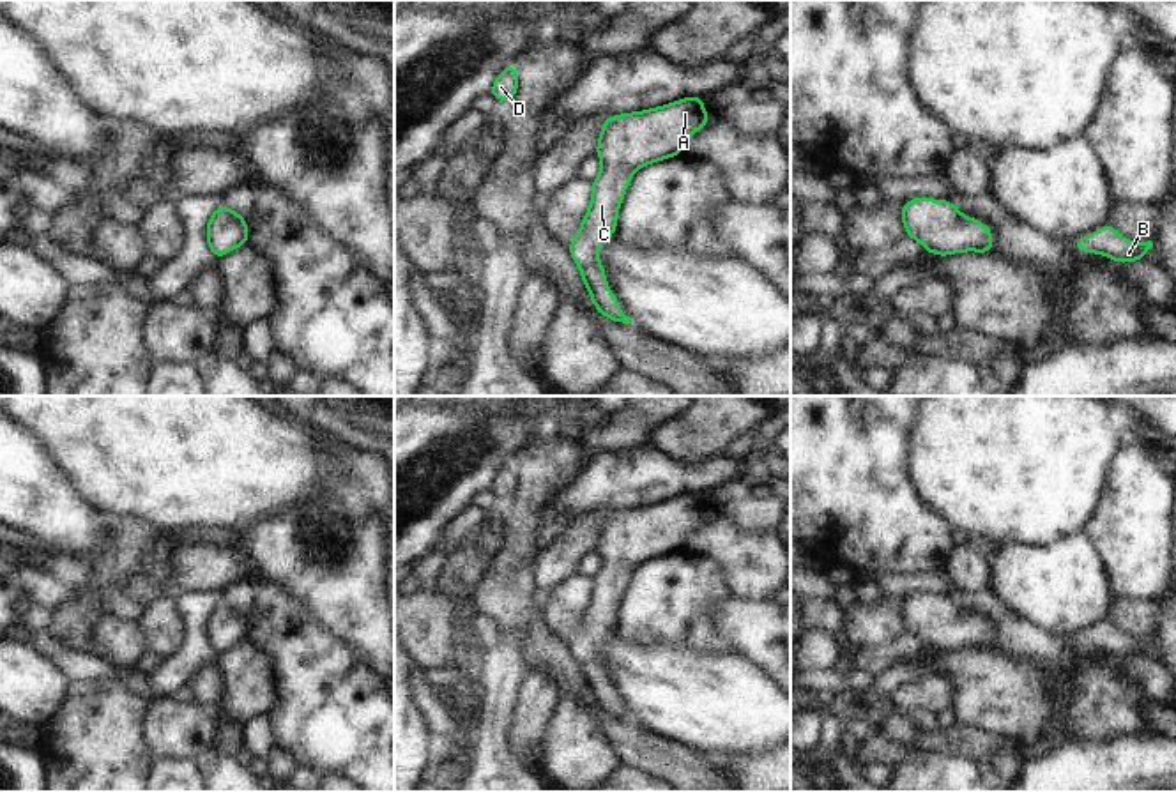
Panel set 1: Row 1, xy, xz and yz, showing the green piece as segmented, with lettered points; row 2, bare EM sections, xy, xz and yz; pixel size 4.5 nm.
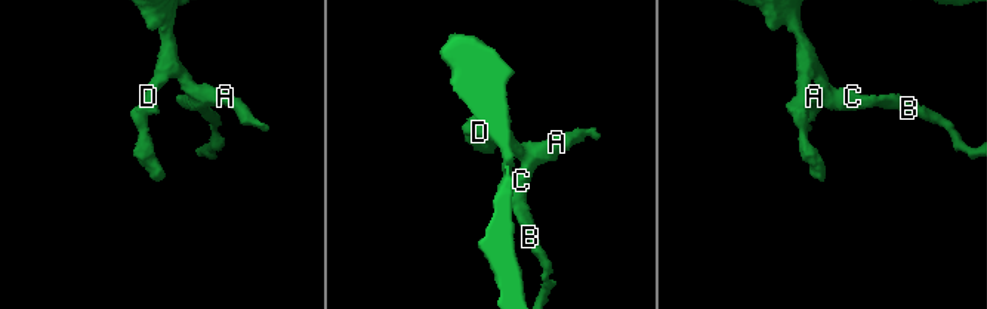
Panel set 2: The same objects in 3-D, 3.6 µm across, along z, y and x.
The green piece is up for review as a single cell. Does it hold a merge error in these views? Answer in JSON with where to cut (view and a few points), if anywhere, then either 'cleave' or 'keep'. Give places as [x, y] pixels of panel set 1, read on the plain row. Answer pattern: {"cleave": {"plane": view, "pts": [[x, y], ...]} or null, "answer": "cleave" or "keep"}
{"cleave": null, "answer": "keep"}

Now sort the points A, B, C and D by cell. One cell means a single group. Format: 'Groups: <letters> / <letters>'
Groups: A B C D

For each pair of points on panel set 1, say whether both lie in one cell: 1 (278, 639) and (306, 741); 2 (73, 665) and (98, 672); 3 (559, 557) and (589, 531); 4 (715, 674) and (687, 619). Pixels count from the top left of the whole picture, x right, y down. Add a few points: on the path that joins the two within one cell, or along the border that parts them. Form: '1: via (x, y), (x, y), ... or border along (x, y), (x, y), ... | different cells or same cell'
1: via (303, 663), (306, 667), (306, 716) | same cell
2: via (78, 667), (92, 669) | same cell
3: via (566, 550), (582, 534) | same cell
4: border along (662, 644), (731, 653) | different cells

